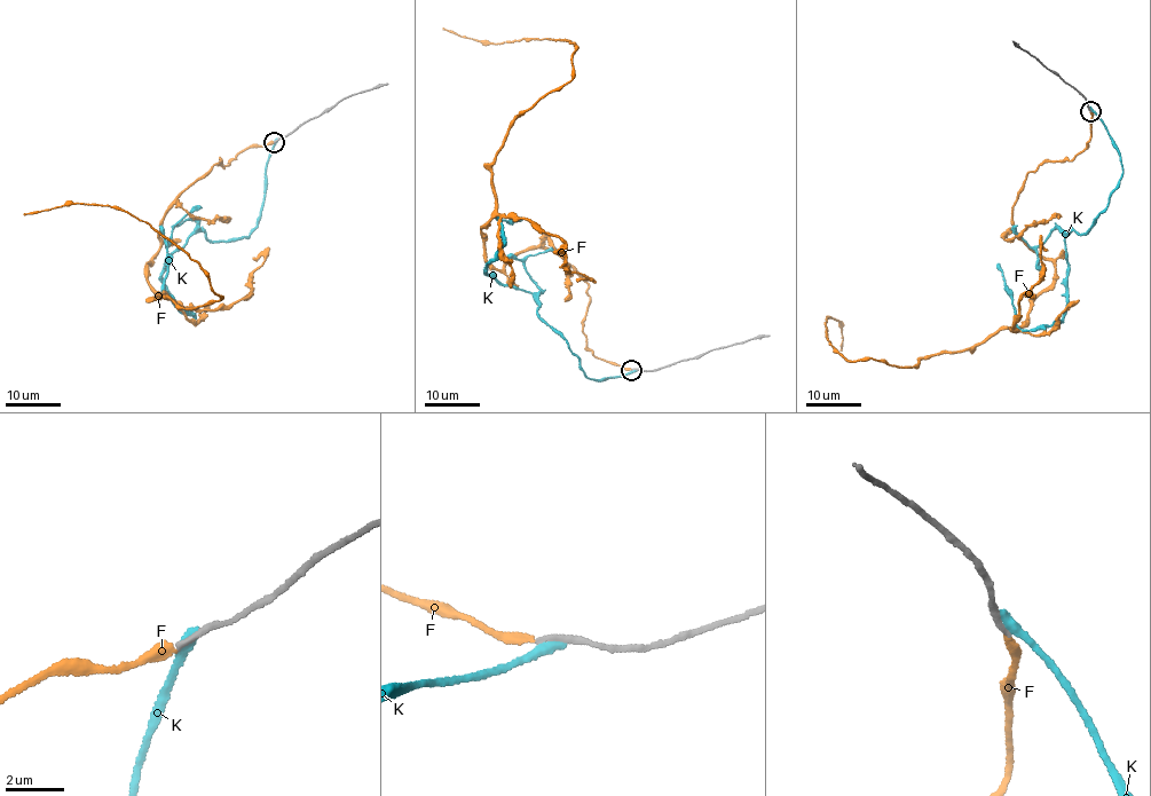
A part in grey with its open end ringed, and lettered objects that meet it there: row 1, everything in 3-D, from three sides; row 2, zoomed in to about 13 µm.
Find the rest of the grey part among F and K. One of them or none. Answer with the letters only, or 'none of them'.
F

